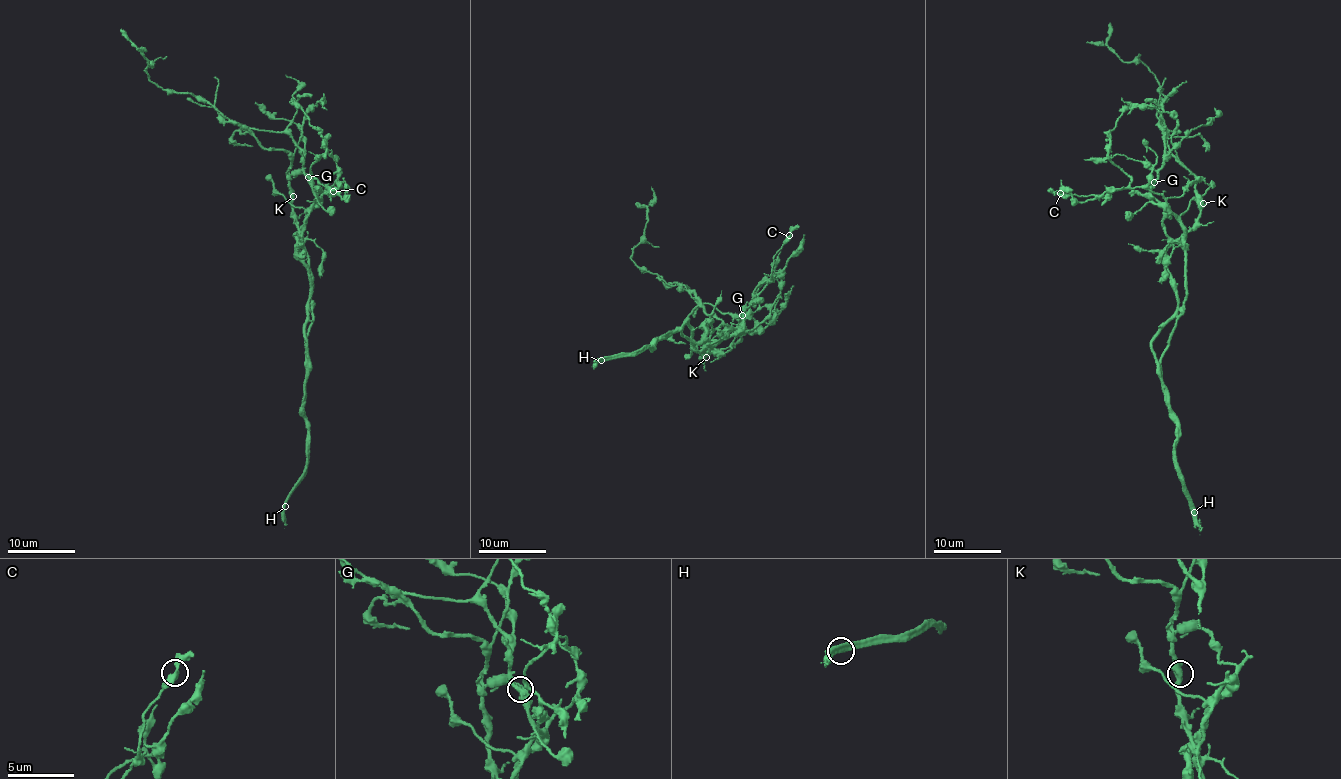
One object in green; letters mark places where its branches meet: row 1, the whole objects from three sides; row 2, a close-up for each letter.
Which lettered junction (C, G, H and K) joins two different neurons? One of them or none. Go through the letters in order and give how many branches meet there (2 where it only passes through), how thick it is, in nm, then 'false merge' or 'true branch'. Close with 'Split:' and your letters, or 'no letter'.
C: branches 2; calibre 440 nm; true branch
G: branches 2; calibre 440 nm; true branch
H: branches 2; calibre 440 nm; false merge
K: branches 2; calibre 480 nm; true branch
Split: H

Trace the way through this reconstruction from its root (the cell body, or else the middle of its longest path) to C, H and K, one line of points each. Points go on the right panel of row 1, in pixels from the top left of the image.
C: (1192, 227), (1185, 232), (1183, 224), (1175, 216), (1129, 189), (1114, 189), (1104, 196), (1060, 193)
H: (1192, 227), (1185, 235), (1186, 300), (1161, 358), (1161, 385), (1176, 425), (1175, 469), (1194, 511)
K: (1192, 227), (1203, 203)

